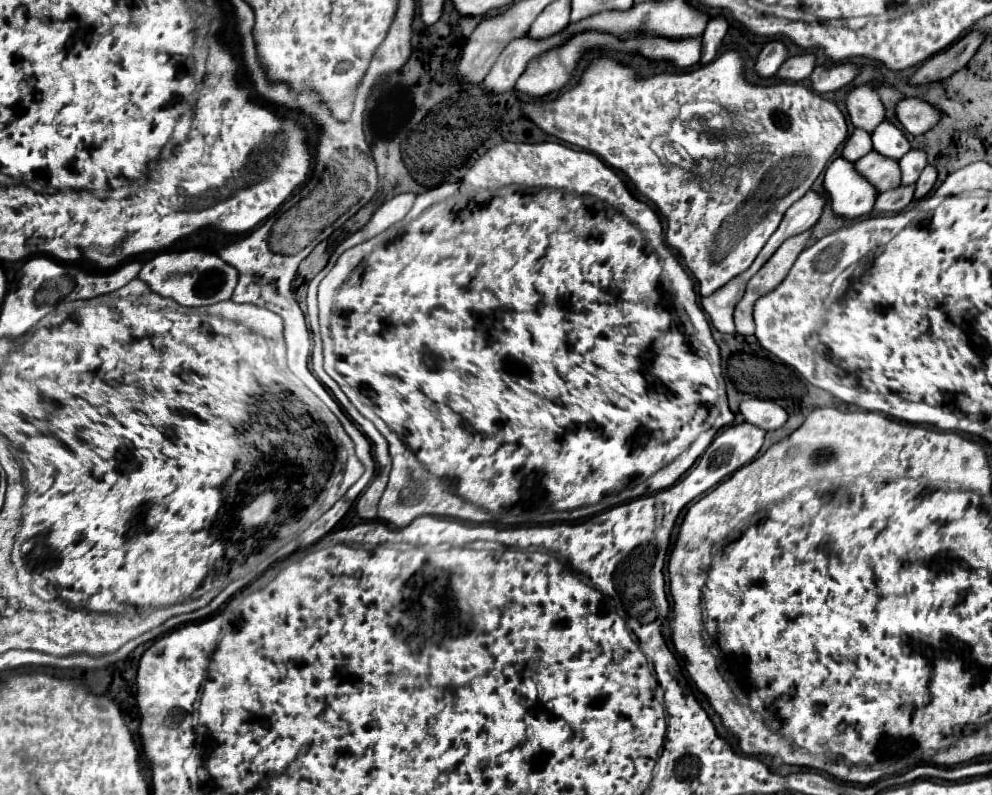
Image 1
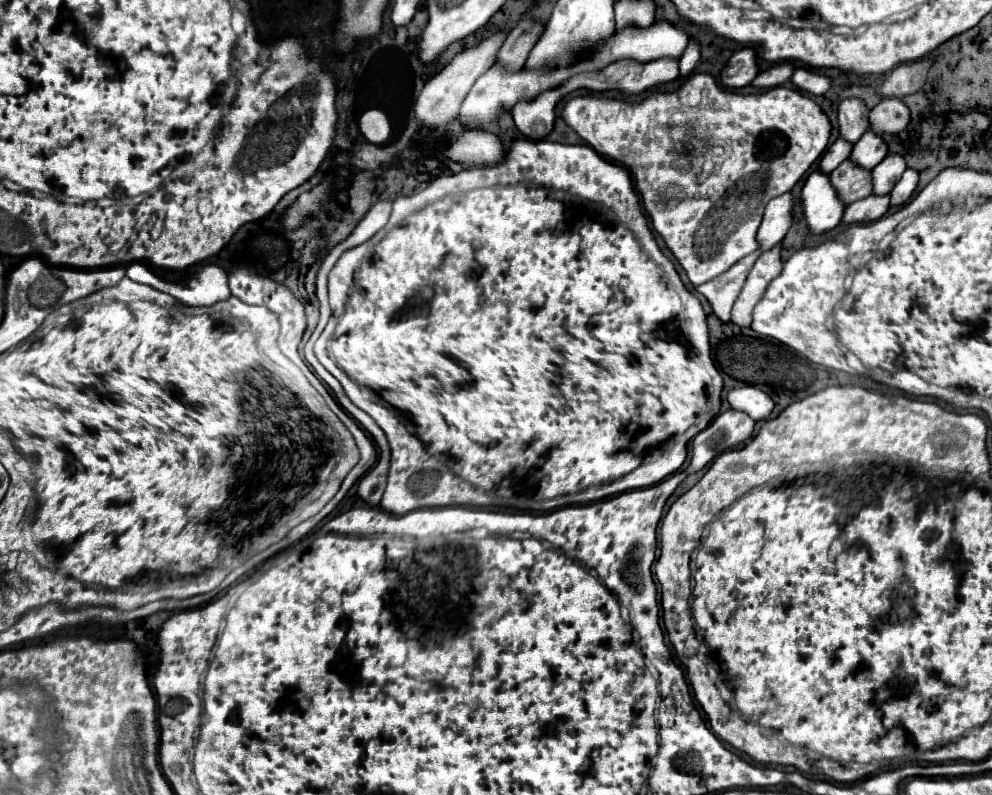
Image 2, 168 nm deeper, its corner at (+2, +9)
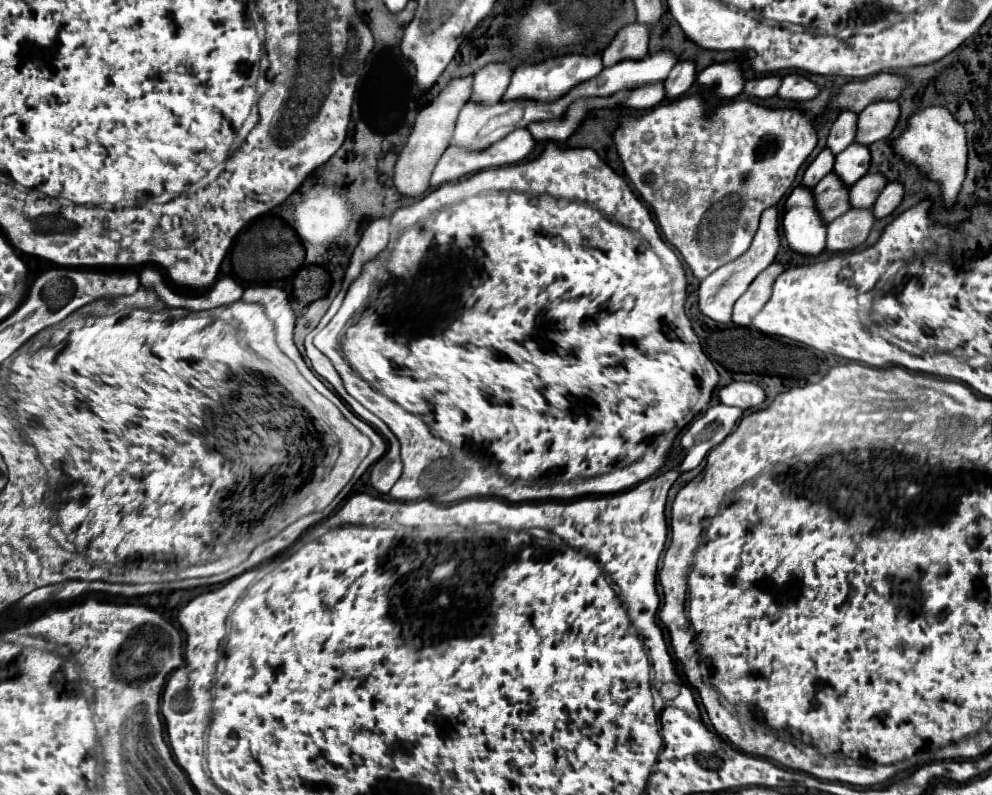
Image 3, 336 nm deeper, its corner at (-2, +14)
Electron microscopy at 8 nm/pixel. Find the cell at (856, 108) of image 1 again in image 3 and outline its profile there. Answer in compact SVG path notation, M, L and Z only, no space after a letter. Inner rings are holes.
M841 113L837 121L831 125L829 137L827 137L827 147L831 149L833 155L841 153L845 147L853 143L853 133L857 129L857 115L855 113Z

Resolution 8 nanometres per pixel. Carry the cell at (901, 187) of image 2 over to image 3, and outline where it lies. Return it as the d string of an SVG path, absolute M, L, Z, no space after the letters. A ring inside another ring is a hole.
M889 183L873 205L875 219L889 217L895 211L895 207L901 203L901 197L903 197L903 185L901 183Z

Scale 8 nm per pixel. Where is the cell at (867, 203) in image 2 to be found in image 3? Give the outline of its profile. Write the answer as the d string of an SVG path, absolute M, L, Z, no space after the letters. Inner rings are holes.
M849 209L845 215L837 217L833 225L827 227L827 253L845 253L859 247L871 227L873 227L873 211L871 209Z

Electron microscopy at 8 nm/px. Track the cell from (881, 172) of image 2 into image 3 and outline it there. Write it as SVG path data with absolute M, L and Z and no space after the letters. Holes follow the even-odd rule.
M867 173L849 189L851 207L869 209L885 185L887 185L887 179L881 173Z

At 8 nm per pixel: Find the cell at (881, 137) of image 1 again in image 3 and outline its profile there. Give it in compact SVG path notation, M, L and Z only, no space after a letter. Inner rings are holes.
M849 145L843 153L835 157L833 173L837 173L837 177L845 187L851 187L867 173L869 161L871 161L871 155L865 145Z

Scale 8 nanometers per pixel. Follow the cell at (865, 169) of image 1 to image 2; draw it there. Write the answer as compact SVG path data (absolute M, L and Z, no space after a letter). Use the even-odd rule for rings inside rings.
M853 160L841 162L837 170L831 172L831 182L841 194L841 200L845 204L851 204L855 200L861 200L873 192L873 174L871 170L855 164Z

